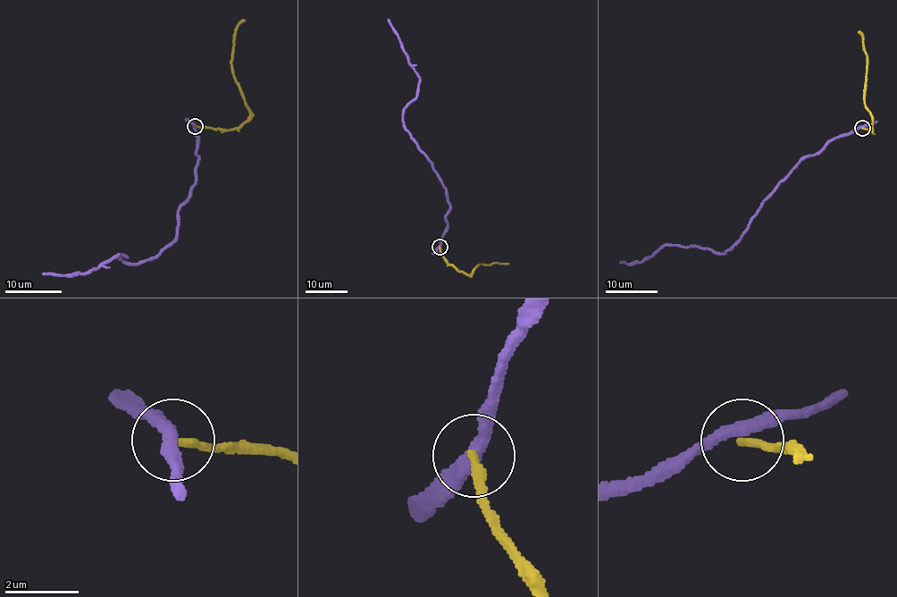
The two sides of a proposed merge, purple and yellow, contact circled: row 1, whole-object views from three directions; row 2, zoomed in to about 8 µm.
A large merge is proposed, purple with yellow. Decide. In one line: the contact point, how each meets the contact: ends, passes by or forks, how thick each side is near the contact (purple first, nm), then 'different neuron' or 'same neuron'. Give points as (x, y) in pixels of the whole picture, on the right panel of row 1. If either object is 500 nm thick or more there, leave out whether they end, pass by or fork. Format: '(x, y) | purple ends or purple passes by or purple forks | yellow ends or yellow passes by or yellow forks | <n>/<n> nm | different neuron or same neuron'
(862, 128) | purple passes by | yellow ends | 360/220 nm | different neuron

